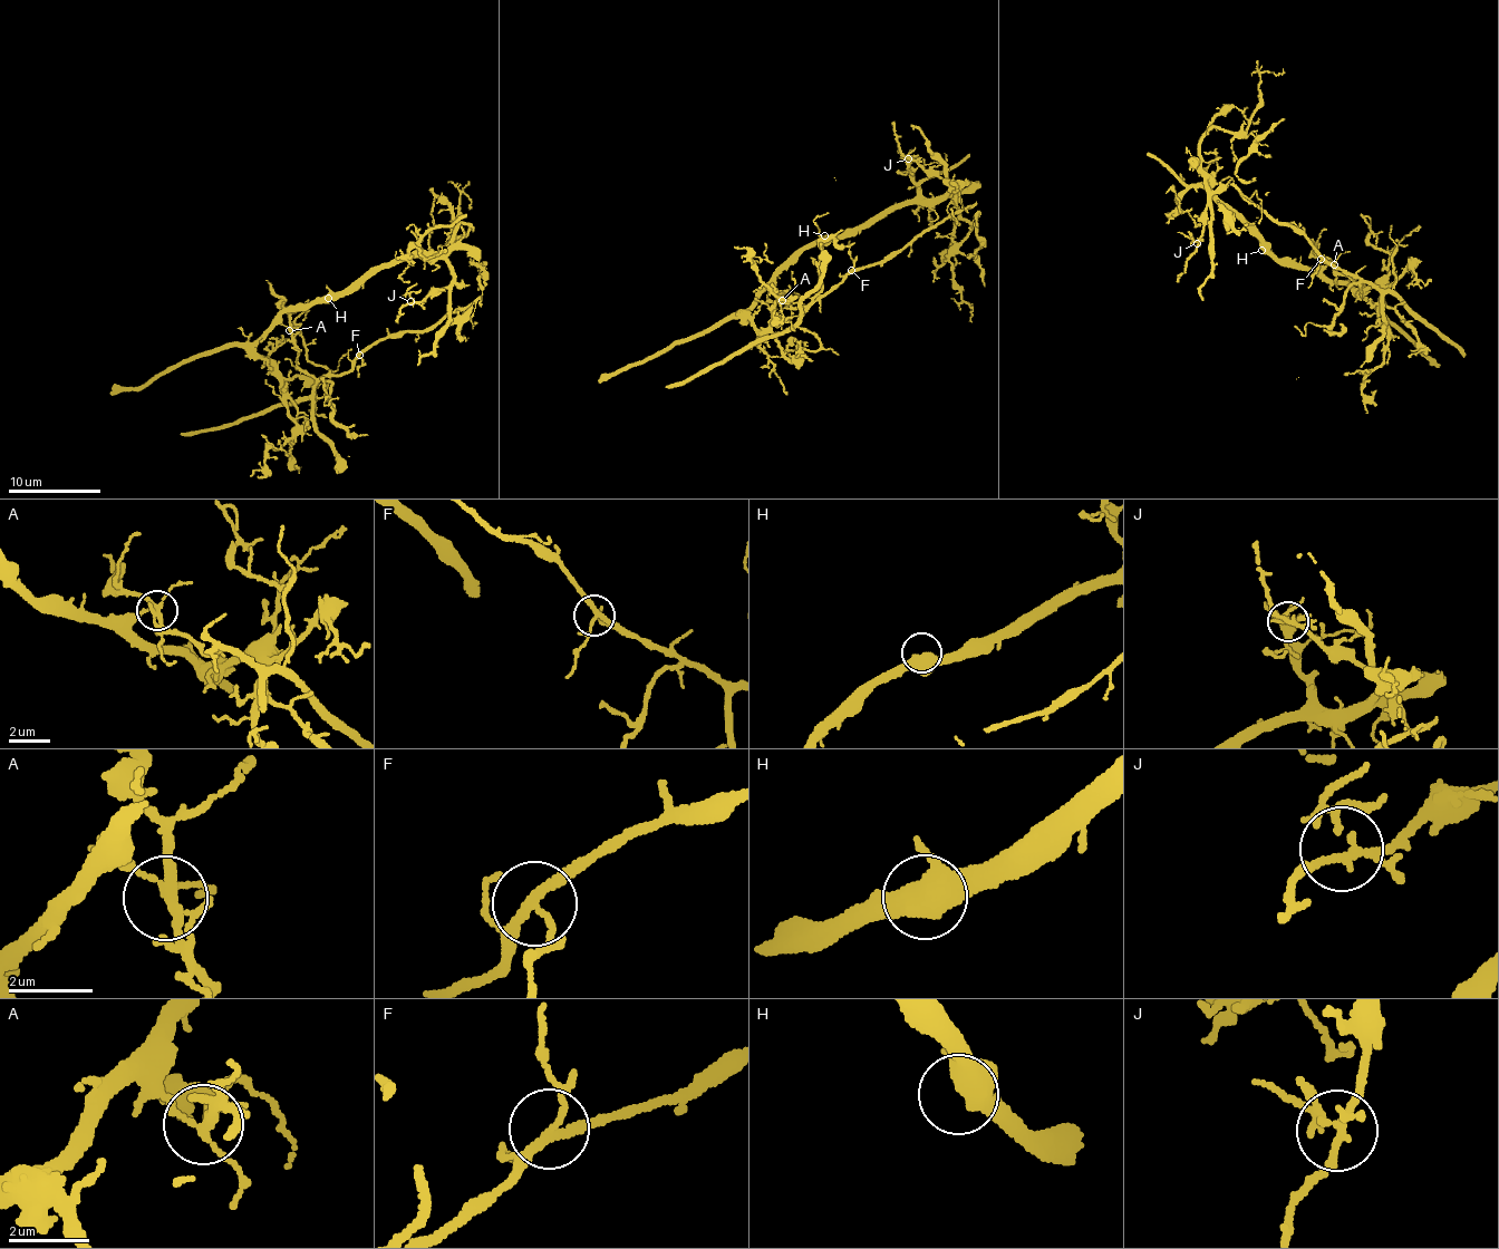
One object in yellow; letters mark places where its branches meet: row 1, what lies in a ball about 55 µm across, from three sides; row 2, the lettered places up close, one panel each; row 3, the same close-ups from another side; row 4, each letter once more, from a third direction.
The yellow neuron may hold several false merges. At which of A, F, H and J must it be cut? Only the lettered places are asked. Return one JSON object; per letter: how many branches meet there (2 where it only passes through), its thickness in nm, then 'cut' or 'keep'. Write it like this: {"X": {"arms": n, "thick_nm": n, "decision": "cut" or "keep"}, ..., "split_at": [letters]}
{"A": {"arms": 5, "thick_nm": 200, "decision": "cut"}, "F": {"arms": 3, "thick_nm": 200, "decision": "keep"}, "H": {"arms": 3, "thick_nm": 460, "decision": "keep"}, "J": {"arms": 5, "thick_nm": 150, "decision": "keep"}, "split_at": ["A"]}

